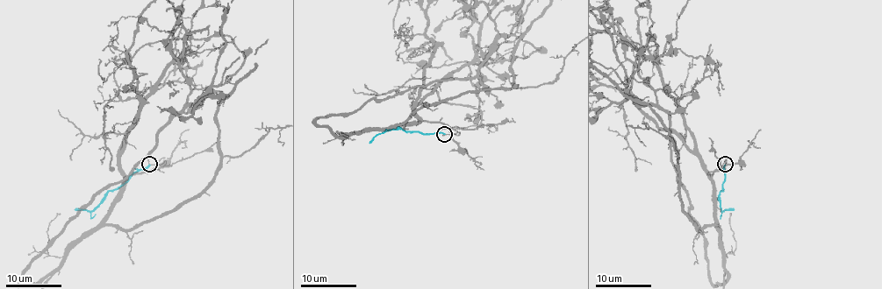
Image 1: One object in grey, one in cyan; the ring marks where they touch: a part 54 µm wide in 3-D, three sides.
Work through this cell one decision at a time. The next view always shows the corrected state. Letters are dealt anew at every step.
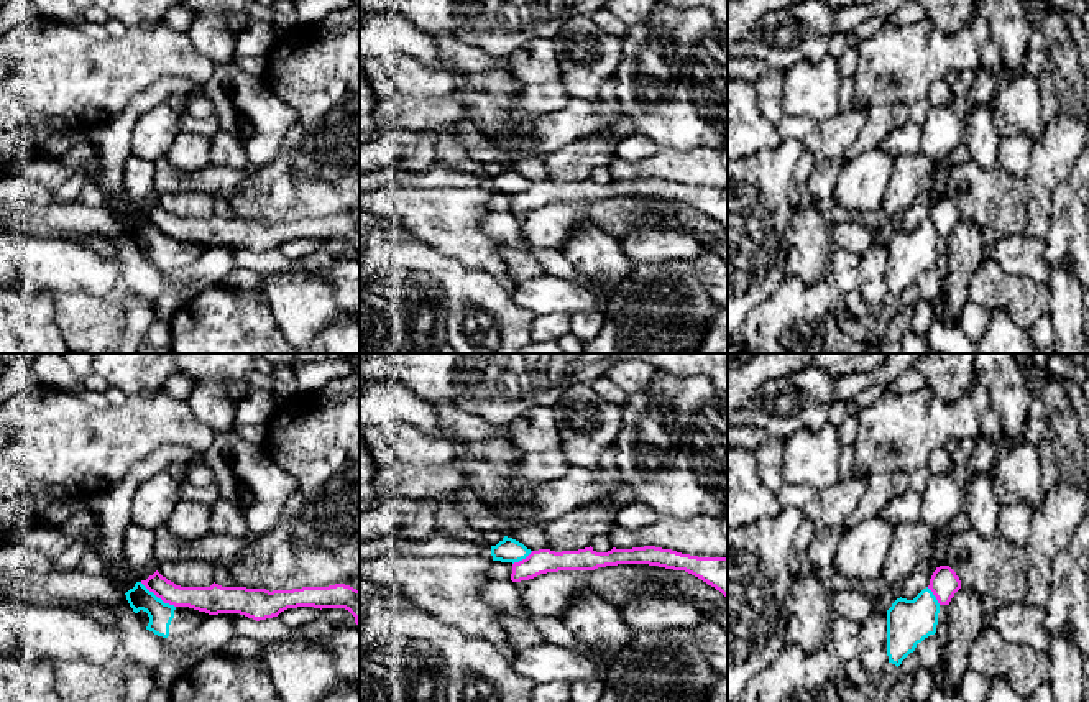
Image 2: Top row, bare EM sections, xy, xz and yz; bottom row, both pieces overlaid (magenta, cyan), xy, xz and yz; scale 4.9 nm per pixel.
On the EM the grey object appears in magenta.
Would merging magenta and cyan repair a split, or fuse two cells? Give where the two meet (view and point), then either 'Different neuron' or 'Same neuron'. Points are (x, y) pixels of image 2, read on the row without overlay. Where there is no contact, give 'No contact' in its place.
Touches magenta at xy (158, 229). Different neuron

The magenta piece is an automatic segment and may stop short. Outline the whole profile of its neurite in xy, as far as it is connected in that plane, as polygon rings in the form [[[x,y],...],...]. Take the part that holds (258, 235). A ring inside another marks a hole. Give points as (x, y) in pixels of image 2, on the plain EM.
[[[158,202],[141,215],[164,235],[189,238],[209,247],[240,245],[256,253],[278,248],[287,240],[345,240],[360,256],[360,222],[335,215],[329,219],[302,219],[292,222],[266,222],[246,219],[181,219]]]

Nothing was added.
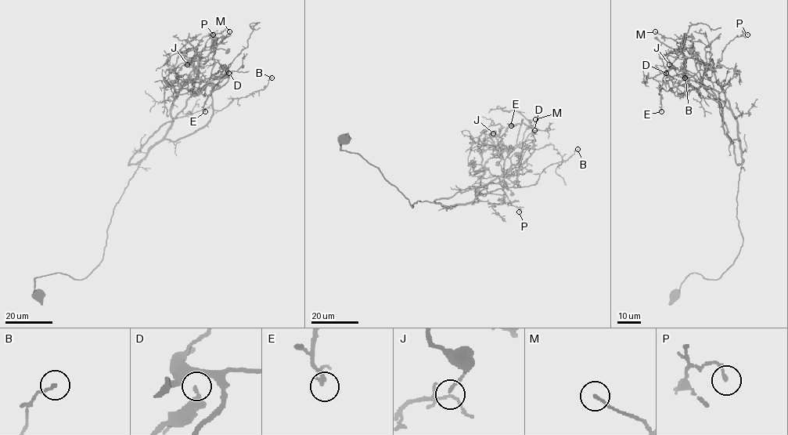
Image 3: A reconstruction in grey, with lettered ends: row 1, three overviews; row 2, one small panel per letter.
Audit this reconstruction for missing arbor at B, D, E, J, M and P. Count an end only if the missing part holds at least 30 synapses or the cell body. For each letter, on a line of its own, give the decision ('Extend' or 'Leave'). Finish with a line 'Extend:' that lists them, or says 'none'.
B: Leave
D: Leave
E: Leave
J: Leave
M: Leave
P: Leave
Extend: none

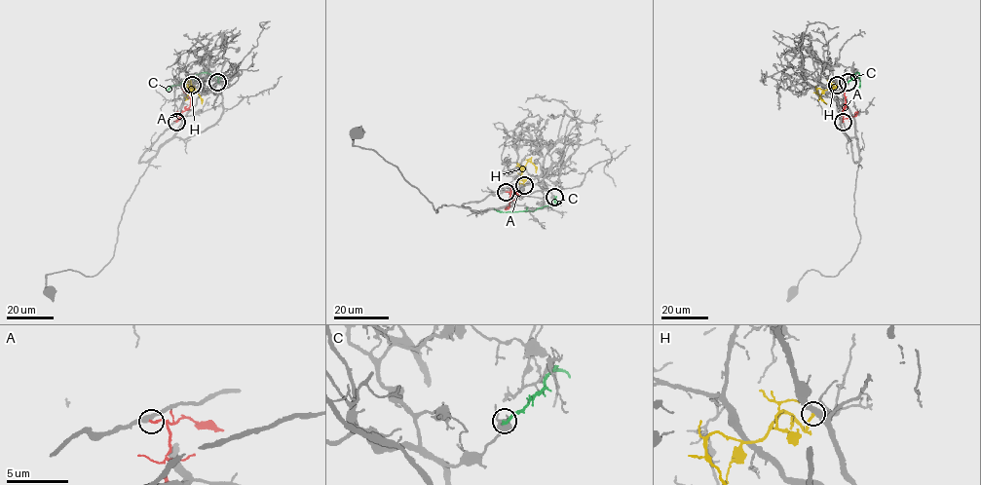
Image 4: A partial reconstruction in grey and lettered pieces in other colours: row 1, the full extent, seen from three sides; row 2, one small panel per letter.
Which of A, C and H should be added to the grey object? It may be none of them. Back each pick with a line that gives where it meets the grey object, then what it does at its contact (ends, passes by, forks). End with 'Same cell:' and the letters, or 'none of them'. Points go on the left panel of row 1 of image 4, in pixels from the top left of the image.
Same cell: none of them

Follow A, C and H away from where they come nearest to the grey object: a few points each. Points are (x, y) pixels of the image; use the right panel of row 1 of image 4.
A: (843, 122), (844, 87)
C: (848, 82), (858, 72), (860, 86), (857, 90)
H: (837, 84), (826, 90), (817, 89), (826, 103)

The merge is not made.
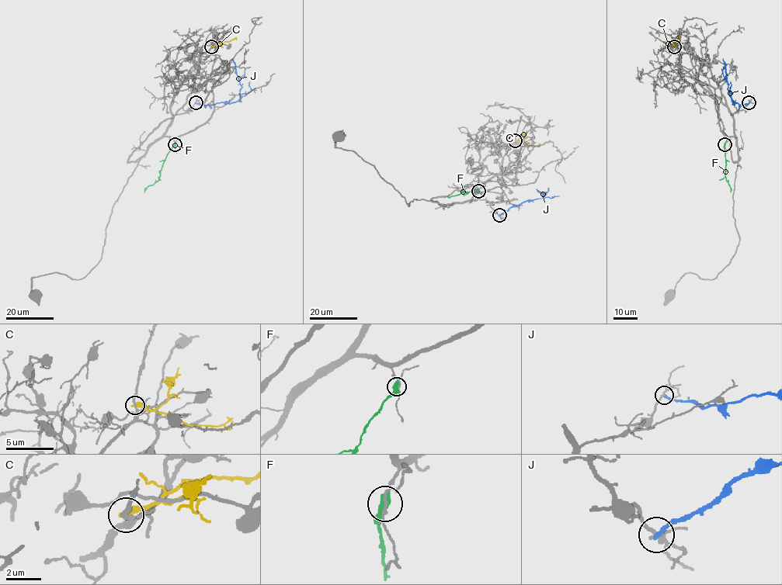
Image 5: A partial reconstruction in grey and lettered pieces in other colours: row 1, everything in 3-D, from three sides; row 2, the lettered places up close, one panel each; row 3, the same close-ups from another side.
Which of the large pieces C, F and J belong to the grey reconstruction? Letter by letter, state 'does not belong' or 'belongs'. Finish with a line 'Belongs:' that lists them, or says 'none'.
C: does not belong
F: does not belong
J: does not belong
Belongs: none

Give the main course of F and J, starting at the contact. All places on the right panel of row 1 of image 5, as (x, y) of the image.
F: (724, 144), (724, 176), (730, 192)
J: (748, 102), (742, 105), (732, 102), (723, 58)

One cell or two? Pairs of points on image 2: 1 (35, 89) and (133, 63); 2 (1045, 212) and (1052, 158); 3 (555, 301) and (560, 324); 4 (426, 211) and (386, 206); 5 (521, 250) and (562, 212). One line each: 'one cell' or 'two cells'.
1: one cell
2: one cell
3: two cells
4: one cell
5: two cells

